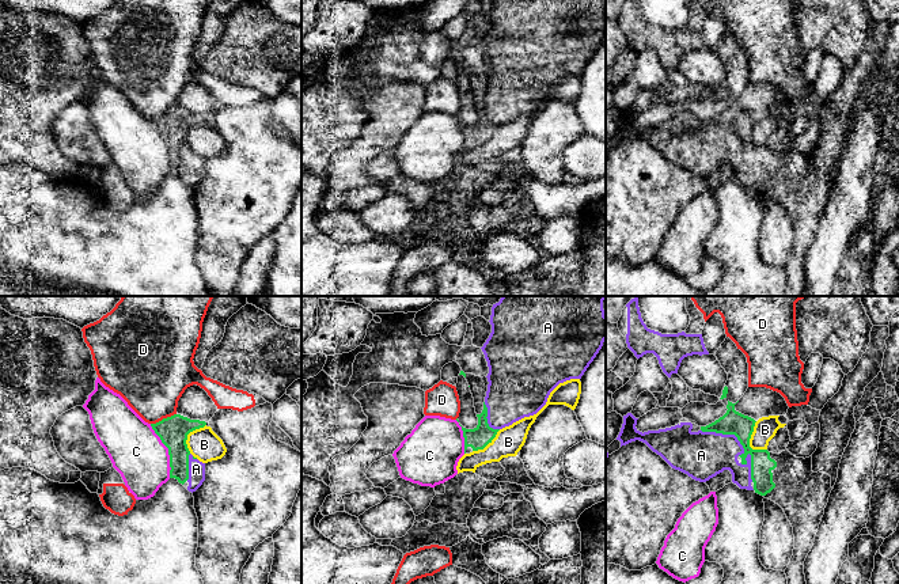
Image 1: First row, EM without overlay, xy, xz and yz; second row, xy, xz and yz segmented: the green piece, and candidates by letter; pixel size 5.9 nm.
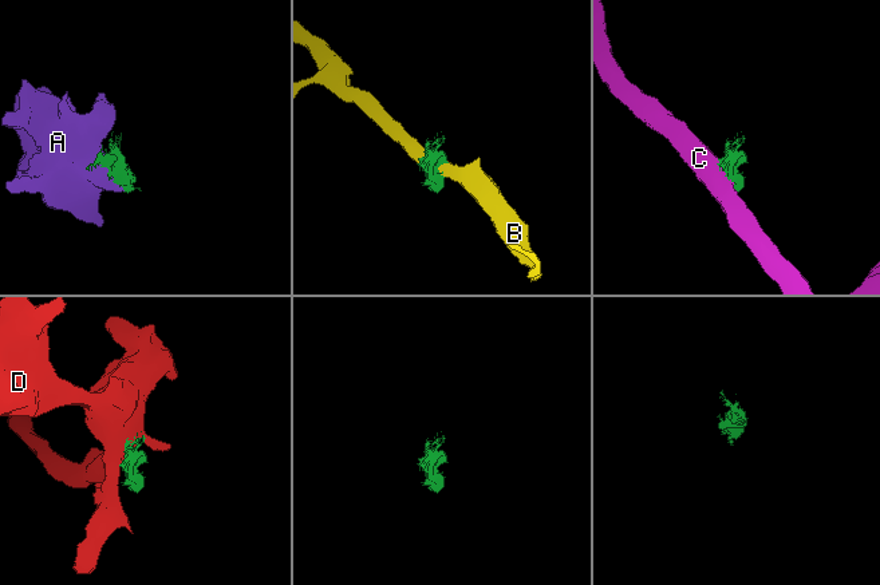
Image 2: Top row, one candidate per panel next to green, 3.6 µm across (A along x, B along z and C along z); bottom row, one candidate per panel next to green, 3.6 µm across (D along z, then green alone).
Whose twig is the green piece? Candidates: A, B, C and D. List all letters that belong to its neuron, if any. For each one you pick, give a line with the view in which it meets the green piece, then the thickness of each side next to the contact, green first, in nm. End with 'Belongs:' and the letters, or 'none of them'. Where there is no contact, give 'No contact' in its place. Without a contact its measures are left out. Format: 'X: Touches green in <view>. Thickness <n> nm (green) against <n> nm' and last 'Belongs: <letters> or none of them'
A: Touches green in yz. Thickness 140 nm (green) against 280 nm
Belongs: A

